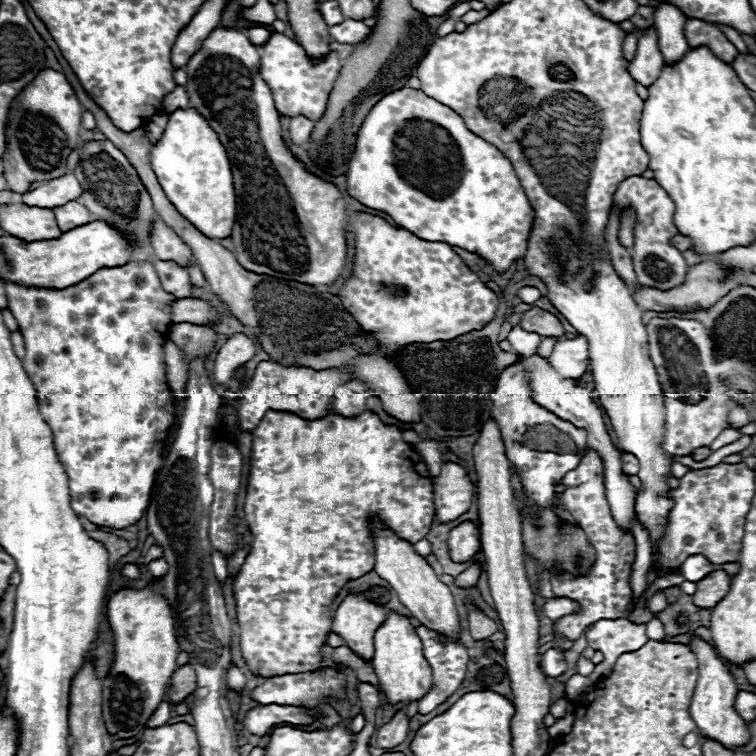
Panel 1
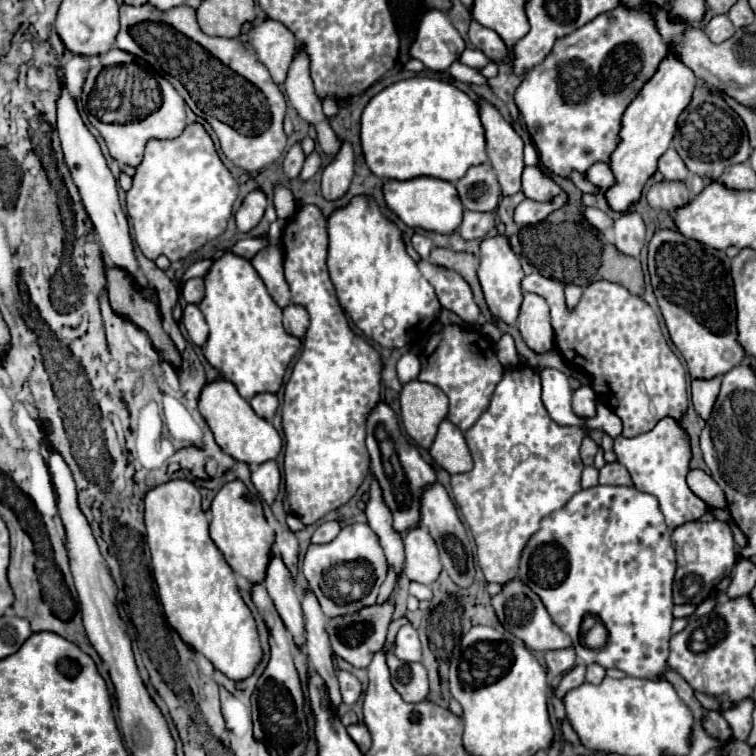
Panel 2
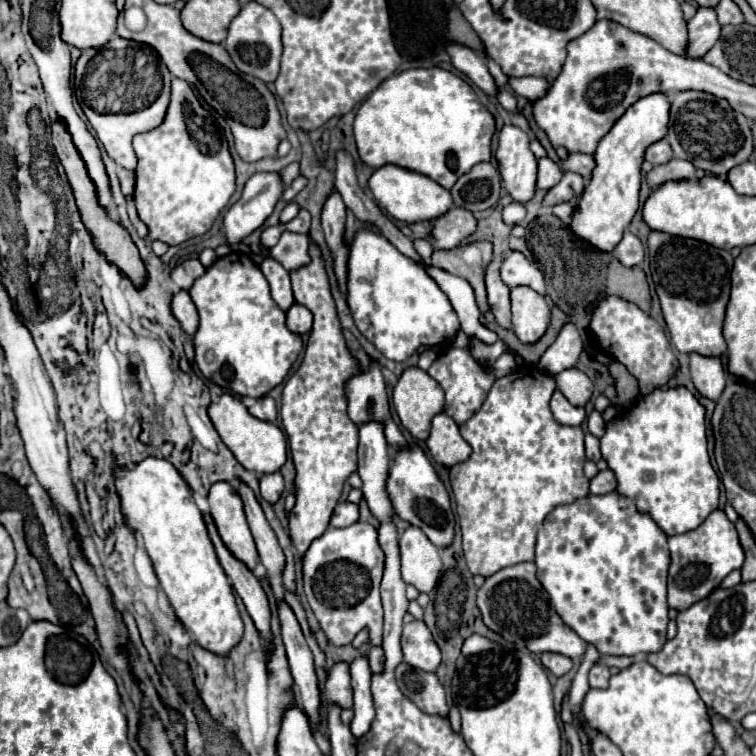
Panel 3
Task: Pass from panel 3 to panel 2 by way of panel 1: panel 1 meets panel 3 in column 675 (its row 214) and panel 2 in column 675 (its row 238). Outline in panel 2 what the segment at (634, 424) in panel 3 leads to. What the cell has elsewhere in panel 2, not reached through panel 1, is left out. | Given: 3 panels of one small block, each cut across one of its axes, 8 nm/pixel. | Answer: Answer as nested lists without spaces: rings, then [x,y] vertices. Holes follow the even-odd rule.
[[[662,418],[654,426],[654,430],[640,434],[636,438],[626,440],[624,436],[618,436],[614,440],[614,452],[618,456],[618,462],[628,468],[634,486],[640,492],[652,494],[658,500],[660,512],[666,516],[666,526],[670,530],[686,522],[698,520],[702,514],[708,512],[708,506],[686,486],[686,474],[690,472],[688,462],[692,454],[690,454],[690,444],[684,434],[684,428],[676,420]]]

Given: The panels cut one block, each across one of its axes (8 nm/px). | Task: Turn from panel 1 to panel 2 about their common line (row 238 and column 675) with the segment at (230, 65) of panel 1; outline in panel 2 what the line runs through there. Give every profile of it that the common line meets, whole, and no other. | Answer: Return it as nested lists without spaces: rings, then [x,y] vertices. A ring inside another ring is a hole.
[[[658,230],[648,244],[648,272],[652,278],[654,294],[658,298],[658,306],[664,316],[670,340],[684,356],[690,376],[700,380],[710,380],[738,366],[746,356],[746,352],[736,340],[738,330],[736,330],[736,304],[734,304],[734,284],[730,276],[730,258],[722,250],[704,246],[696,240],[682,236],[680,232]]]

